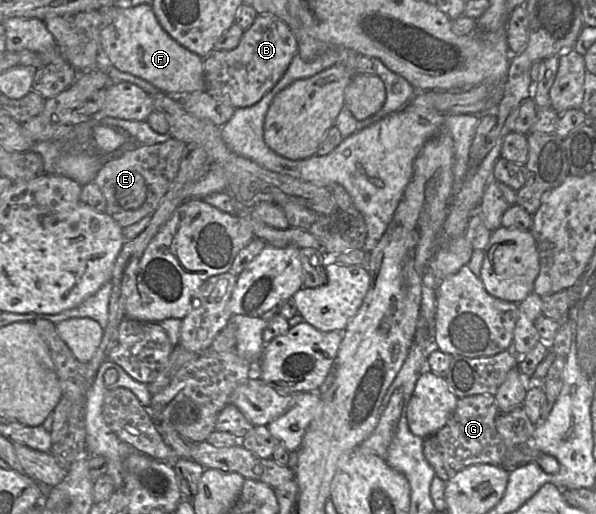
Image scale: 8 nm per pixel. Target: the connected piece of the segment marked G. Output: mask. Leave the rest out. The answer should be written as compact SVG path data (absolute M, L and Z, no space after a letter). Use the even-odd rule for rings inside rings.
M489 394L457 400L446 424L424 439L423 454L440 479L447 482L459 471L476 464L502 466L509 448L496 430L499 413L495 397Z

